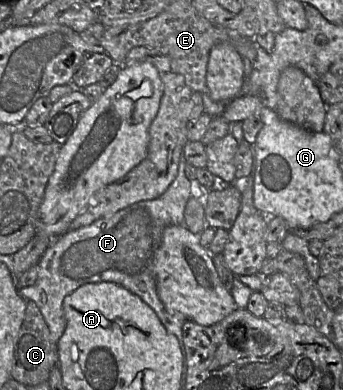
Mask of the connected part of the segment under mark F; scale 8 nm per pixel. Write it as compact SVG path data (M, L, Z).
M182 155L175 180L158 198L135 203L90 225L68 230L55 239L37 264L35 283L17 288L20 296L37 305L55 343L66 328L64 298L85 284L114 282L138 295L155 311L166 330L177 337L184 353L182 327L188 319L173 316L164 307L157 292L154 261L163 230L167 226L183 225L185 208L191 198L205 199L206 191L197 181L191 182L186 177L186 165Z

